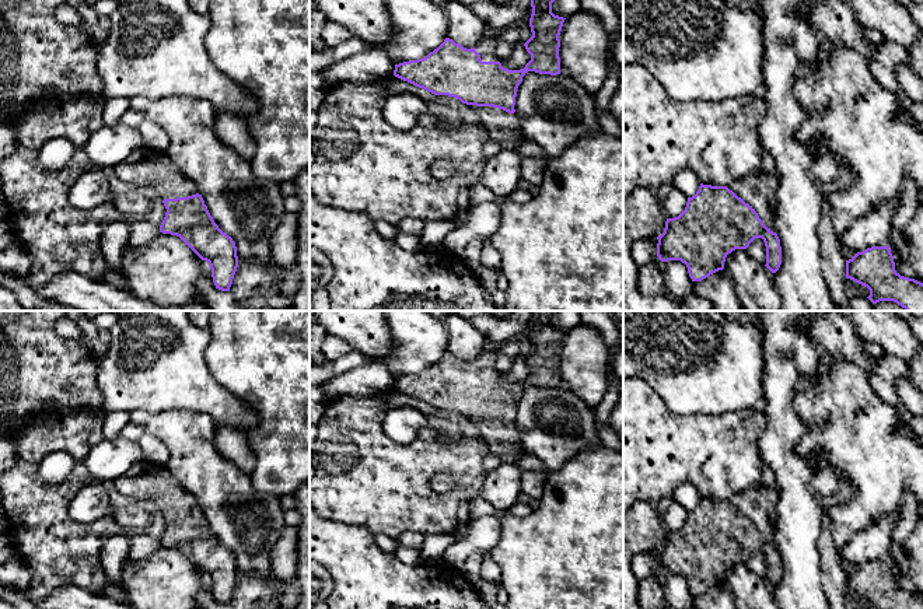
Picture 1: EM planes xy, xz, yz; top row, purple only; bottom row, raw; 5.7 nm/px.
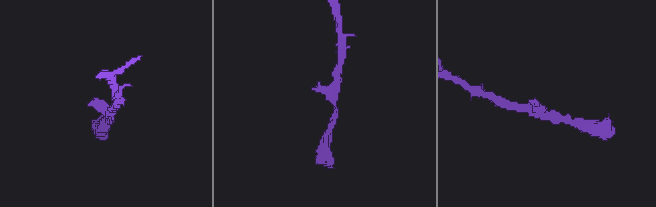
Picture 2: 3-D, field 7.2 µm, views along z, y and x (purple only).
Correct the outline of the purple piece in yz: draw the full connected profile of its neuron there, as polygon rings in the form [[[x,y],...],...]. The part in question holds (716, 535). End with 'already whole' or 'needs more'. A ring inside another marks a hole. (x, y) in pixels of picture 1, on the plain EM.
[[[759,487],[748,489],[731,500],[712,500],[700,497],[695,510],[688,511],[685,524],[674,532],[667,532],[665,542],[661,549],[657,550],[657,570],[661,575],[681,574],[686,578],[689,591],[692,595],[702,595],[710,588],[723,584],[724,575],[728,567],[735,563],[747,563],[755,552],[762,552],[766,560],[766,581],[776,587],[782,578],[782,560],[776,546],[770,542],[775,539],[775,531],[770,525],[770,514],[776,510],[777,489]]]; needs more

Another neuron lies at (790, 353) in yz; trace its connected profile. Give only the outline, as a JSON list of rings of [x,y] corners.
[[[759,311],[759,314],[765,328],[763,398],[768,424],[758,441],[758,452],[762,462],[775,473],[777,489],[775,540],[782,560],[782,578],[773,587],[773,598],[779,609],[831,609],[822,588],[822,560],[818,549],[825,519],[824,498],[810,489],[810,482],[818,469],[796,451],[807,431],[805,423],[796,412],[797,384],[800,378],[815,374],[822,351],[808,336],[803,311]]]

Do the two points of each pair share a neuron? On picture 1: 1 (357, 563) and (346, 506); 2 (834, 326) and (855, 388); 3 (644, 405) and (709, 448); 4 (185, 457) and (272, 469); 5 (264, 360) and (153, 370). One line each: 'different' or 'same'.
1: different
2: different
3: same
4: different
5: different

